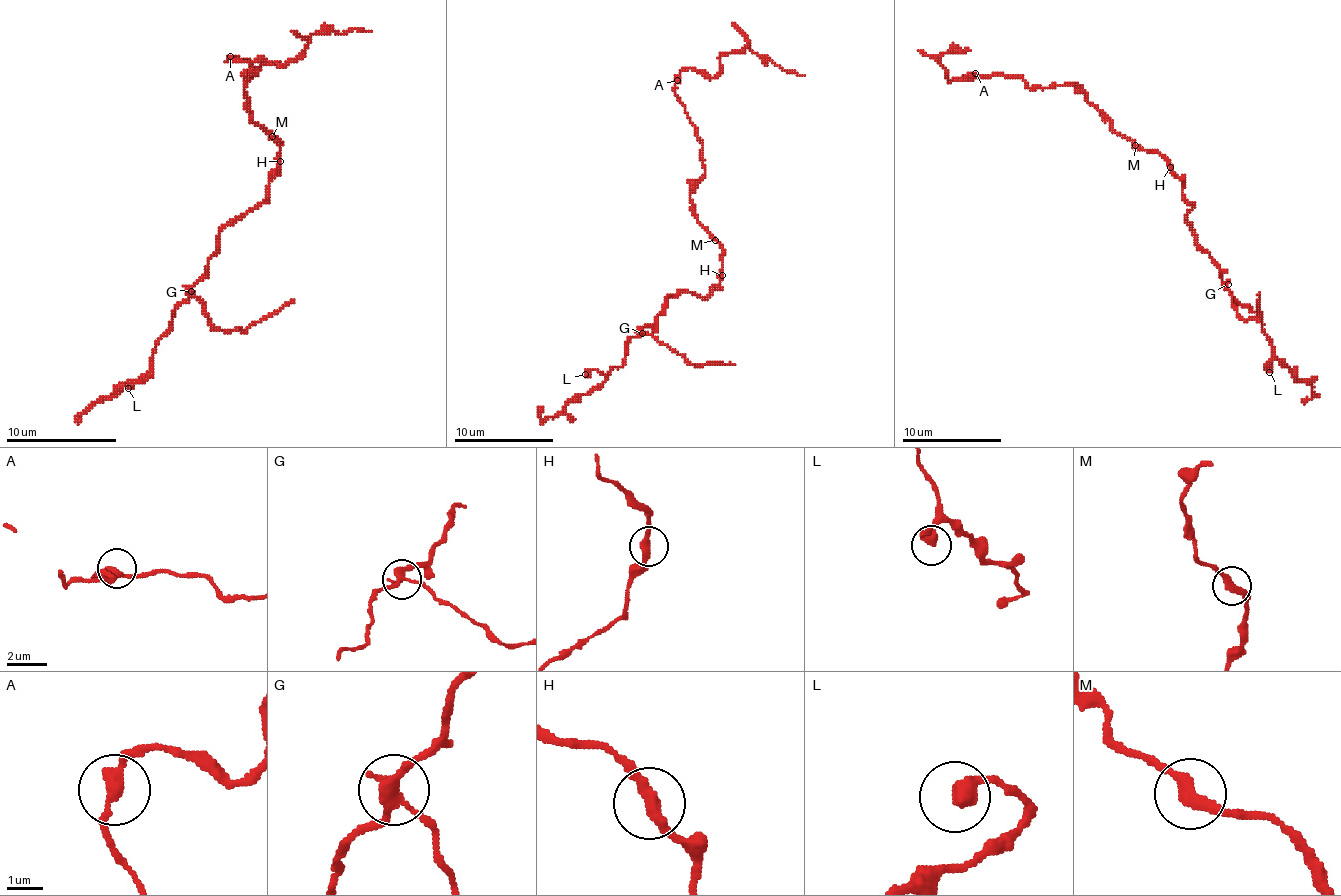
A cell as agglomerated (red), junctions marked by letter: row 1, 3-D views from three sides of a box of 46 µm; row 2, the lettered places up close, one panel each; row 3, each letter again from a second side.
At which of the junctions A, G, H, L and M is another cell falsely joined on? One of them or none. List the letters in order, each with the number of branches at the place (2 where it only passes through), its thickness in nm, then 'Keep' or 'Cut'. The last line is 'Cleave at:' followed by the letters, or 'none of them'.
A: Branches: 2. Thickness 300 nm. Keep
G: Branches: 3. Thickness 260 nm. Cut
H: Branches: 2. Thickness 320 nm. Keep
L: Branches: 1. Thickness 550 nm. Keep
M: Branches: 2. Thickness 320 nm. Keep
Cleave at: G

